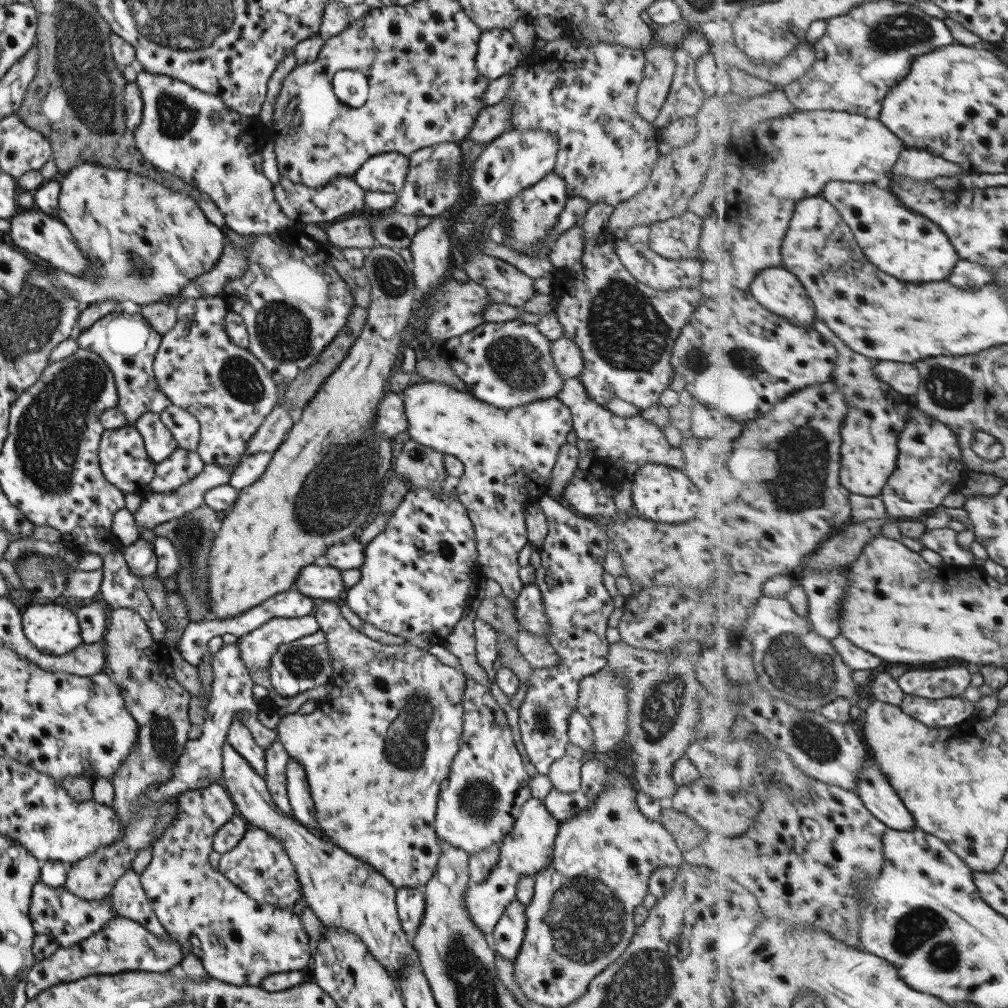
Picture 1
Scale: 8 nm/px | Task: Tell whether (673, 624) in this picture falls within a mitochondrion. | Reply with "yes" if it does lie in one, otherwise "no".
no

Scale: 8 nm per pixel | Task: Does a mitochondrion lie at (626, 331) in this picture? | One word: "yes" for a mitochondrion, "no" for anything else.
yes

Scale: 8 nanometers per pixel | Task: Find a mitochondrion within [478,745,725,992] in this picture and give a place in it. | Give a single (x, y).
(586, 917)

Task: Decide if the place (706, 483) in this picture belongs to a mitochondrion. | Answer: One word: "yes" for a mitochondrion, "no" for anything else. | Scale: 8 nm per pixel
no

